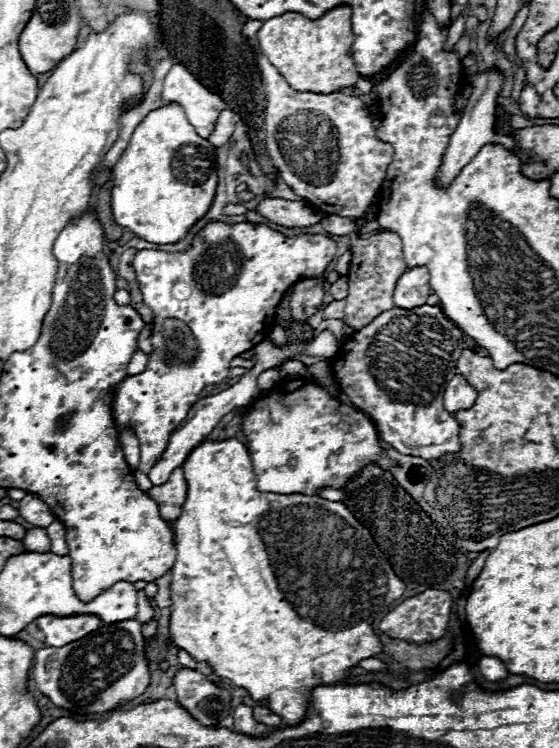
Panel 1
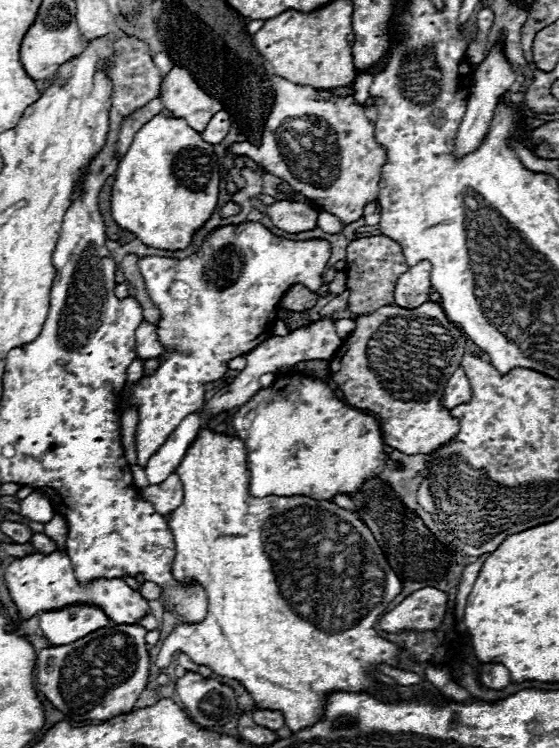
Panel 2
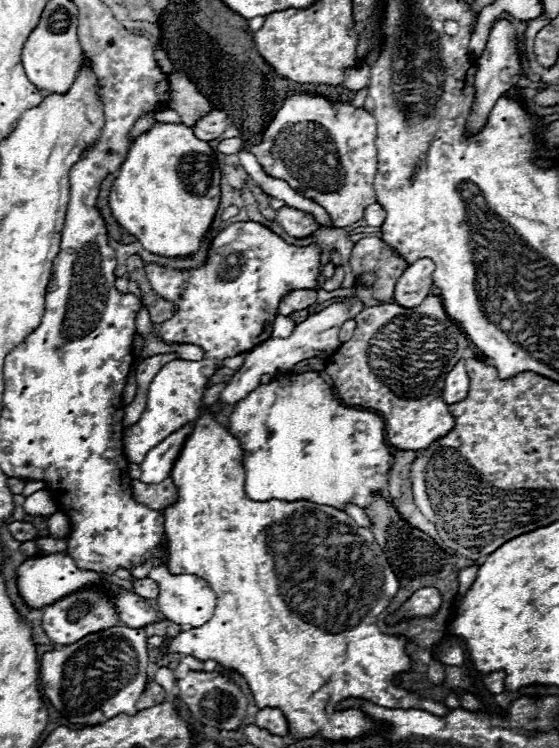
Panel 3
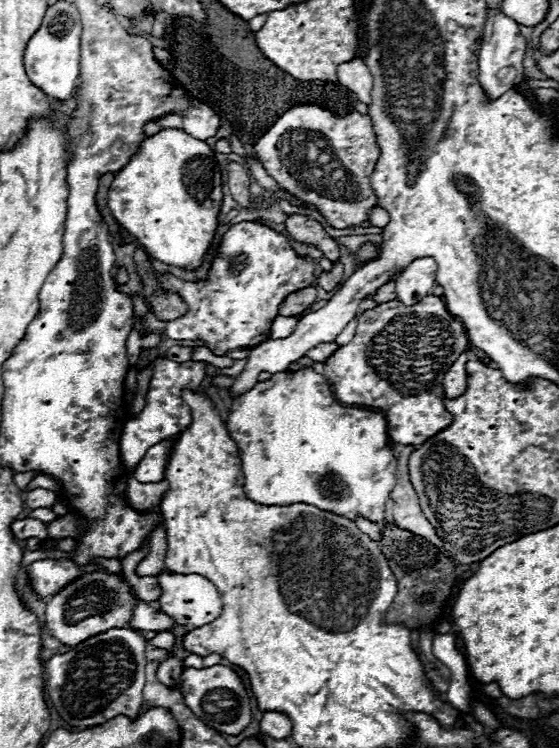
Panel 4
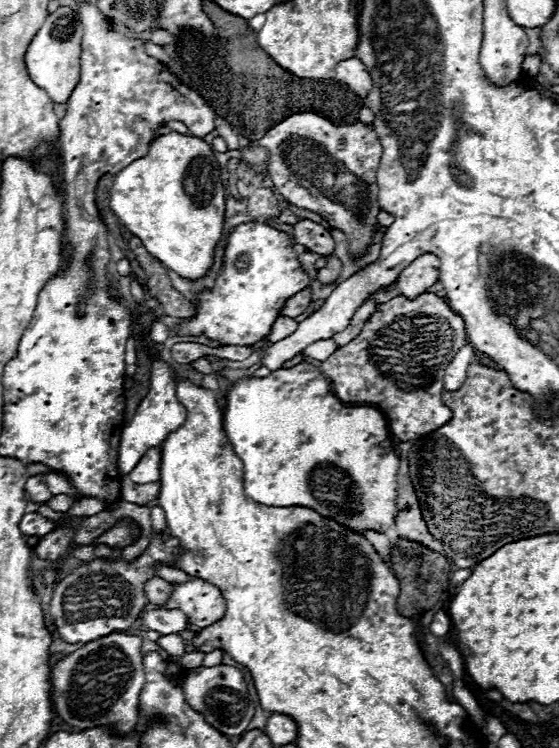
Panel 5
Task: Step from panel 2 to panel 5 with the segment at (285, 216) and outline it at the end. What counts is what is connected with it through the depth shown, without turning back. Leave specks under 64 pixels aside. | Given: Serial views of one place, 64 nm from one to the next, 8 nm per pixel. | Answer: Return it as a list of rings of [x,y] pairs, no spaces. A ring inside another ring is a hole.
[[[300,220],[294,224],[294,242],[304,244],[310,252],[316,252],[320,256],[334,252],[334,240],[330,232],[312,220]]]

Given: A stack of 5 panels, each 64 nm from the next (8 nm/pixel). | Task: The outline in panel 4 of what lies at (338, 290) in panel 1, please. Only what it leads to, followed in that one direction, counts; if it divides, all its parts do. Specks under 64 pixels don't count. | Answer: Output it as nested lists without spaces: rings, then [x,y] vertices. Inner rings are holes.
[[[334,262],[332,270],[322,272],[316,278],[316,284],[320,284],[324,290],[334,290],[342,280],[344,280],[344,266],[342,266],[342,262]]]

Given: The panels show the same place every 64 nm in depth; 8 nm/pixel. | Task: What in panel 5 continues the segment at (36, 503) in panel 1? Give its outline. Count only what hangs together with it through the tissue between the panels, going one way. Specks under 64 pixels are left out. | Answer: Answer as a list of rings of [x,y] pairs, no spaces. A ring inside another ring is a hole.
[[[38,474],[38,476],[32,476],[26,480],[26,494],[34,502],[48,502],[52,498],[48,484],[44,482],[44,474]]]

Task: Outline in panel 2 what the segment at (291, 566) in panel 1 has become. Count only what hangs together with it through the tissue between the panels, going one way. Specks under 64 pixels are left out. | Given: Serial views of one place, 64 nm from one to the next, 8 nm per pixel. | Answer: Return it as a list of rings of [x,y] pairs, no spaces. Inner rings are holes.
[[[202,428],[198,432],[196,440],[190,444],[190,448],[186,450],[182,462],[178,464],[178,468],[174,472],[180,476],[180,482],[184,488],[184,498],[182,498],[182,504],[172,514],[166,516],[168,528],[174,536],[174,550],[176,550],[174,562],[172,562],[172,576],[180,582],[194,578],[196,582],[200,582],[204,586],[204,590],[208,594],[208,614],[202,624],[176,626],[174,632],[164,640],[154,664],[158,668],[166,668],[170,662],[170,656],[174,652],[184,652],[196,664],[210,666],[214,674],[240,680],[246,686],[246,690],[252,694],[252,698],[258,706],[268,706],[268,710],[280,710],[286,718],[286,726],[292,732],[298,732],[302,728],[314,726],[316,722],[324,720],[326,698],[330,692],[370,692],[382,702],[398,702],[400,696],[394,690],[390,690],[388,686],[380,684],[380,690],[378,690],[378,680],[370,674],[370,670],[376,670],[376,664],[386,664],[386,666],[394,666],[394,668],[398,666],[398,654],[400,654],[398,644],[378,636],[374,630],[374,622],[376,622],[376,614],[382,614],[386,610],[386,604],[390,604],[402,592],[402,582],[398,580],[394,570],[388,566],[384,552],[380,550],[378,542],[374,540],[372,532],[364,526],[364,522],[358,520],[358,516],[354,516],[352,512],[338,508],[334,502],[326,502],[326,500],[318,502],[308,496],[252,498],[248,492],[250,470],[246,466],[246,448],[244,448],[242,440],[228,436],[228,434],[214,432],[212,428]]]

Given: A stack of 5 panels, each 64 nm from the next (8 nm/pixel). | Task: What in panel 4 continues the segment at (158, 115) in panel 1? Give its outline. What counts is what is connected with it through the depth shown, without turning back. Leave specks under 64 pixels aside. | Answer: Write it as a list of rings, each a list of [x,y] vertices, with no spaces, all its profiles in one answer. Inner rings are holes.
[[[176,128],[148,136],[138,154],[116,174],[108,192],[112,216],[138,238],[144,250],[152,258],[184,270],[204,264],[216,236],[220,204],[222,174],[214,150],[204,140]]]

